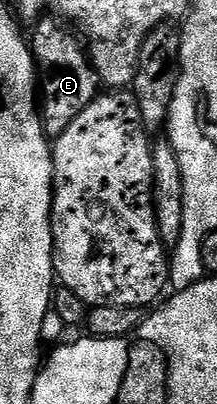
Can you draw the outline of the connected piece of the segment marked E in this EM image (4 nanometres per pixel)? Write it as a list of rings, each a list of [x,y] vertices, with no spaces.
[[[42,17],[36,20],[34,27],[37,28],[31,34],[31,46],[39,76],[39,114],[45,134],[56,137],[97,98],[99,80],[88,54],[83,50],[82,40],[60,18]]]

